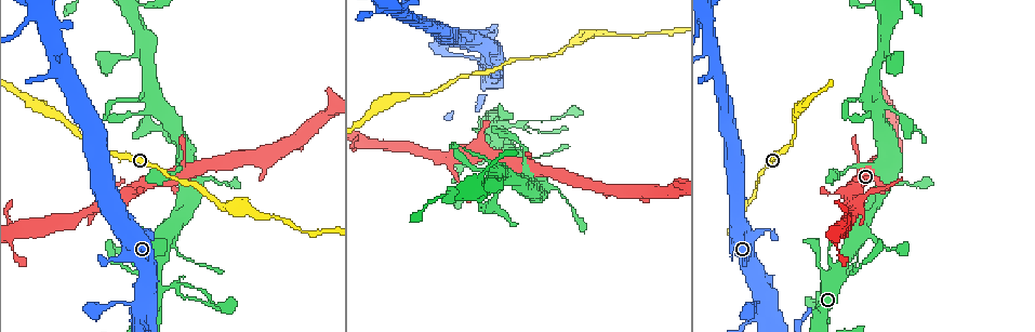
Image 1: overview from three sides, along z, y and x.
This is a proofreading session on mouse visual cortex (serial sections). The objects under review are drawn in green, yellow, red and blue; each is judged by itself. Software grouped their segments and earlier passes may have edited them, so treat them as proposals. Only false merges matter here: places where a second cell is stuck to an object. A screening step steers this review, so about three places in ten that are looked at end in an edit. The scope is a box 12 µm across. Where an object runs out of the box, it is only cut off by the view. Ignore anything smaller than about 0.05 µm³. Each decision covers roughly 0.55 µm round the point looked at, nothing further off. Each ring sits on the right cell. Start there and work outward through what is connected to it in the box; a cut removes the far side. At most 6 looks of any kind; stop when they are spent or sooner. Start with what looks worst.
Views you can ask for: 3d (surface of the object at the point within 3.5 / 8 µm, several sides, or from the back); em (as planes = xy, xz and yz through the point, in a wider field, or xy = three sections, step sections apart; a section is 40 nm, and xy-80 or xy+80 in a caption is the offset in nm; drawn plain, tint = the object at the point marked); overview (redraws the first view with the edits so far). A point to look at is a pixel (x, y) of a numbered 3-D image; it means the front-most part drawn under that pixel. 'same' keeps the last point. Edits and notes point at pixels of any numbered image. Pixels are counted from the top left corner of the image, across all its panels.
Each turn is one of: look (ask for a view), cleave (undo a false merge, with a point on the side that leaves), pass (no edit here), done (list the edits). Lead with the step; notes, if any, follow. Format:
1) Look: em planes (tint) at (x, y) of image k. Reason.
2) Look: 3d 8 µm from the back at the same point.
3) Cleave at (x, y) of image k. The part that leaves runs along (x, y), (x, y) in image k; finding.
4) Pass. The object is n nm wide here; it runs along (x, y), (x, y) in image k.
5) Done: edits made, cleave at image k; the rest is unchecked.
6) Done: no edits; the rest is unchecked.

Look: 3d 3.5 µm at (710, 12) of image 1. Sharp bend.

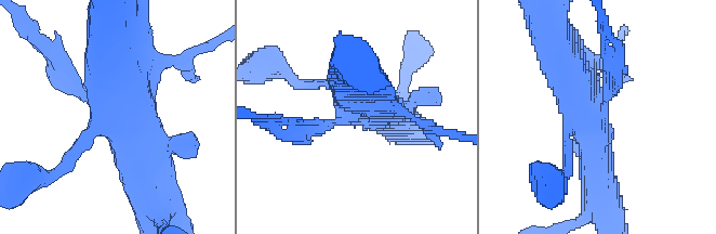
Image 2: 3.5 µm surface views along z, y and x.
Look: em planes (tint) at (601, 117) of image 2.

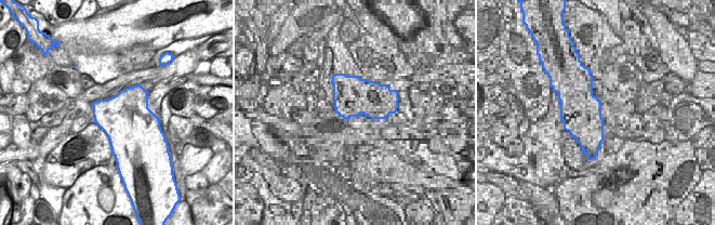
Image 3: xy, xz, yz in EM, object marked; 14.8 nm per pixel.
Cleave at (64, 60) of image 2. The part that leaves runs along (81, 92), (61, 69), (51, 73) in image 2; a second cell is stuck on.

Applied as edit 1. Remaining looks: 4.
Look: 3d 8 µm at (862, 234) of image 1. Small branch off a trunk.

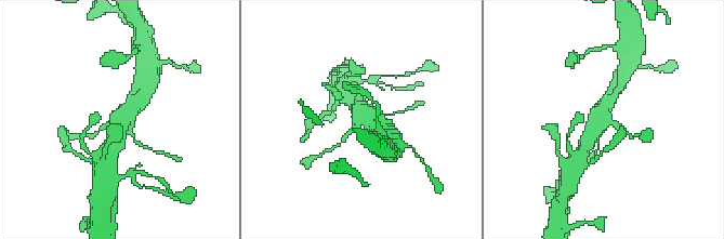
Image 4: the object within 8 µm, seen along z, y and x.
Look: em planes (tint) at (114, 120) of image 4. Need the tissue.

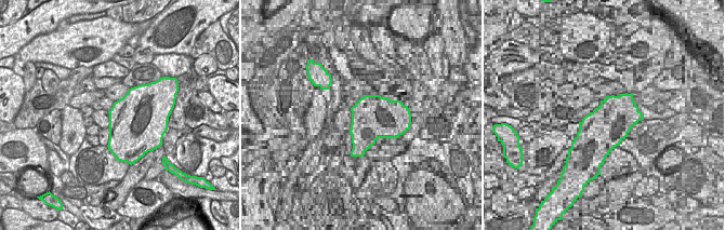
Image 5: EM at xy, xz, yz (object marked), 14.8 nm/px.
Pass. It runs along (109, 147), (119, 122), (140, 97) in image 4; one cell here.

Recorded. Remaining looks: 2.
Look: 3d 3.5 µm at (203, 182) of image 1. Four arms meet.

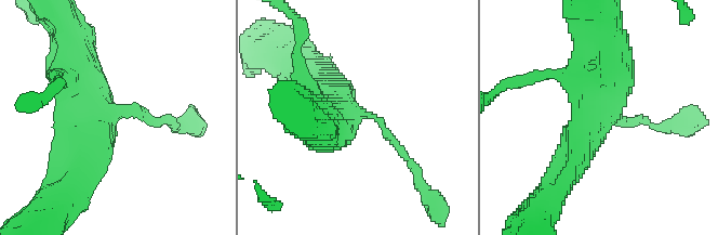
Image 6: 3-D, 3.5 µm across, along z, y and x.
Look: em xy step 1 (tint) at (111, 114) of image 6.

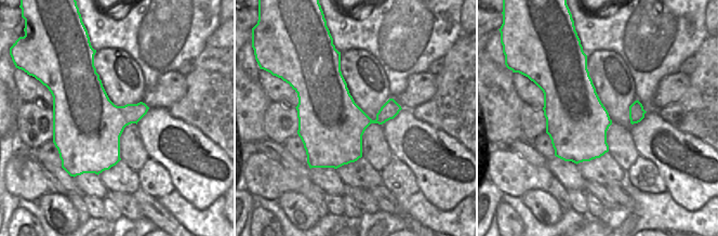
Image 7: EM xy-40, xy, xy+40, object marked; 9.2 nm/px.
Pass. It runs along (563, 169), (606, 99), (606, 42) in image 6; continuous, no second cell.

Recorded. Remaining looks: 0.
Done: edits made, cleave at image 2; the rest is unchecked.

